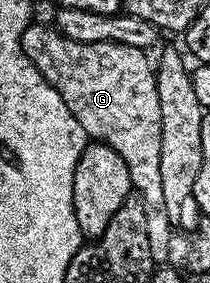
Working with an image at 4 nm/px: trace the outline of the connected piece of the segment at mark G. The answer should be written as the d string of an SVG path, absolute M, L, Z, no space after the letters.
M32 24L22 33L22 51L32 64L60 92L68 112L80 120L87 139L102 142L113 148L128 168L133 193L144 204L144 221L148 223L148 248L152 248L155 263L162 264L170 256L170 235L172 227L168 211L164 208L164 192L160 177L160 96L154 79L156 70L149 62L147 51L137 50L128 44L115 42L81 42L61 29Z

